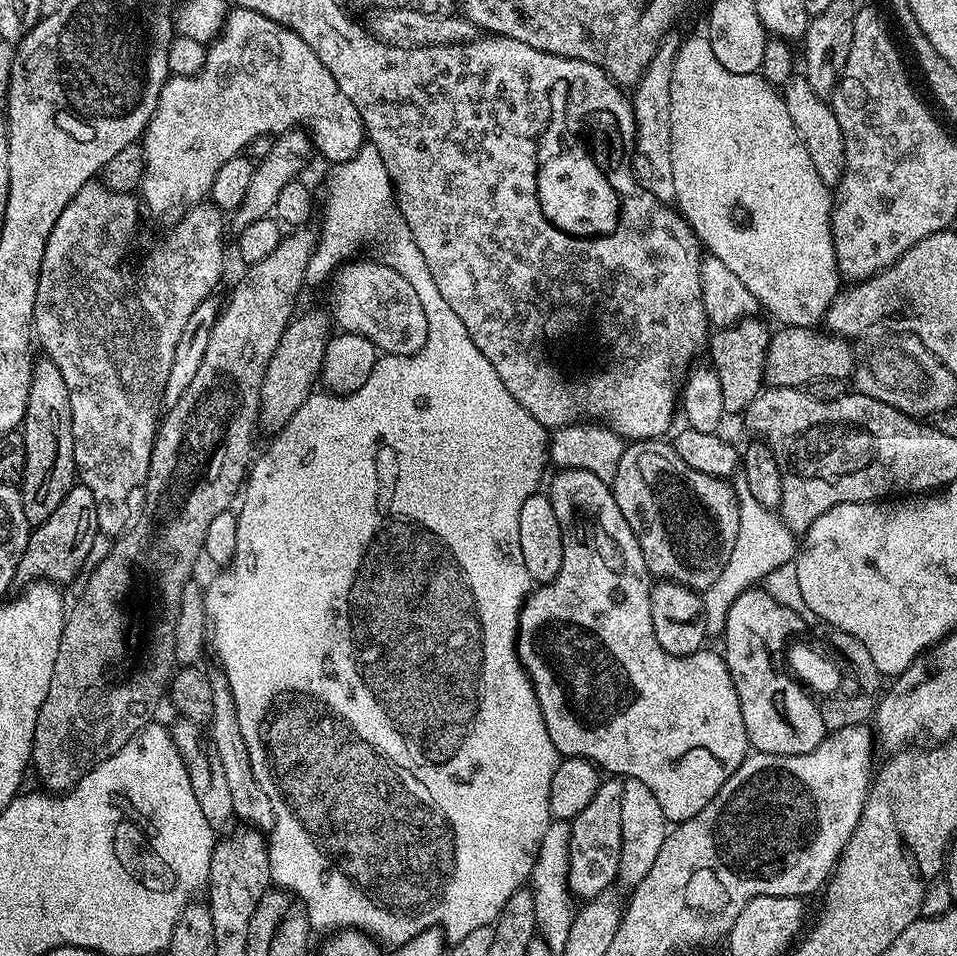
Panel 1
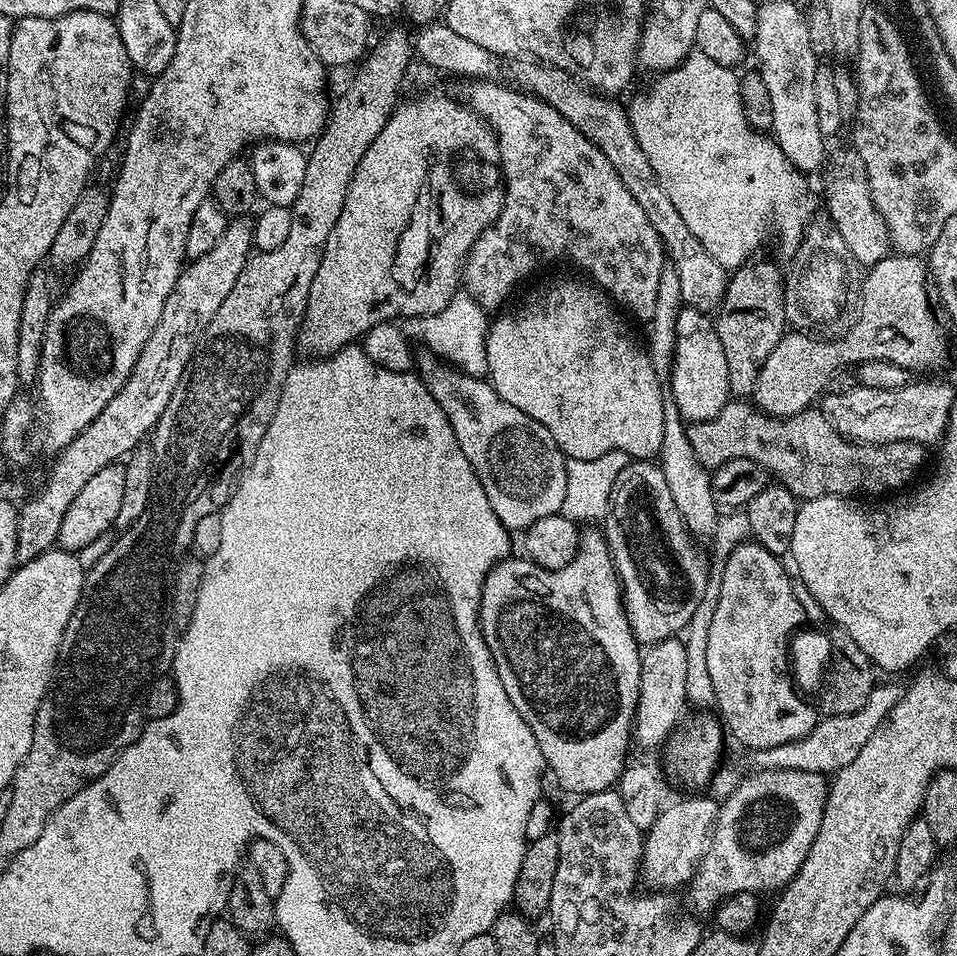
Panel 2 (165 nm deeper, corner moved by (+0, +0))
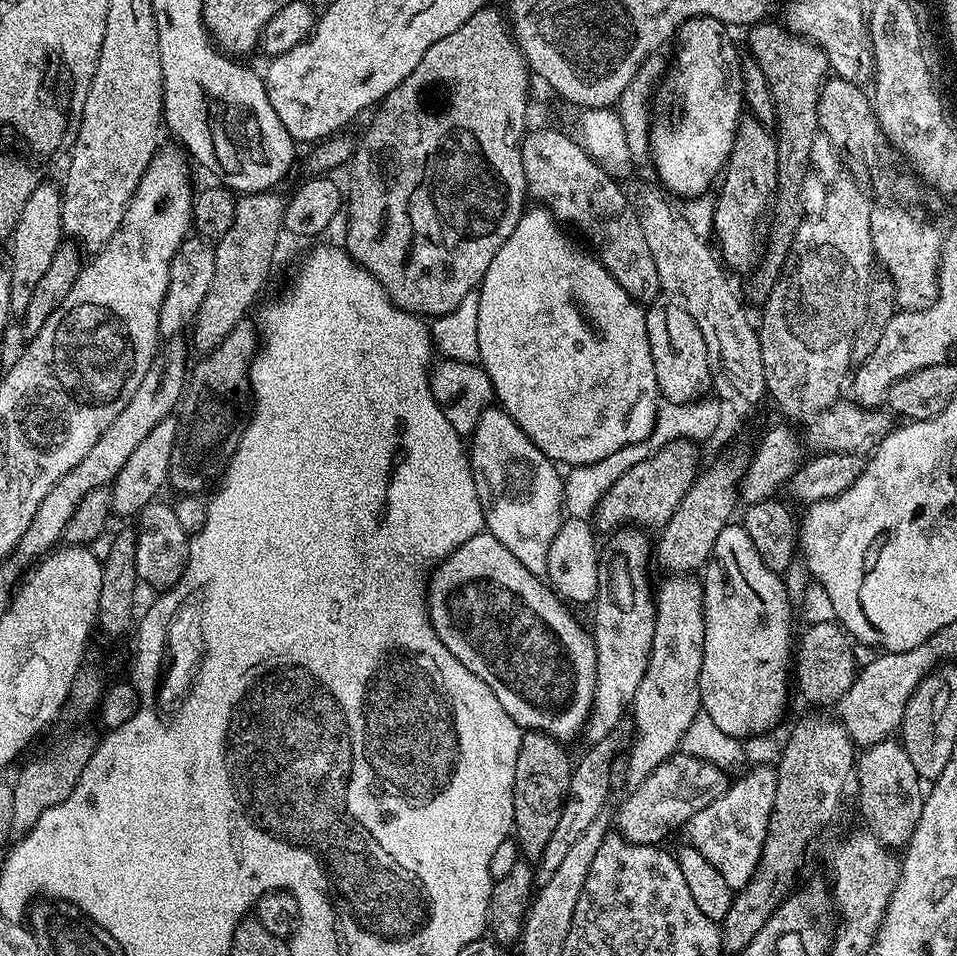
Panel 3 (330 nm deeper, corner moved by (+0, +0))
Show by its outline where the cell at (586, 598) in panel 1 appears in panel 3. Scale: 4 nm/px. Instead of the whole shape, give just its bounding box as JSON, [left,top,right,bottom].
[426,530,596,742]

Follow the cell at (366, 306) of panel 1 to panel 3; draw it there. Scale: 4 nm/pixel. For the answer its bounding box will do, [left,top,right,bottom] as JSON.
[468,406,565,578]

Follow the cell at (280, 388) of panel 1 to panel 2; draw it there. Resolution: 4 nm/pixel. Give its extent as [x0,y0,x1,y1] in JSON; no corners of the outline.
[296,92,504,357]

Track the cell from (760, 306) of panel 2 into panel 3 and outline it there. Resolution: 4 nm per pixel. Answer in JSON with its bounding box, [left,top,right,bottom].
[747,22,829,302]

